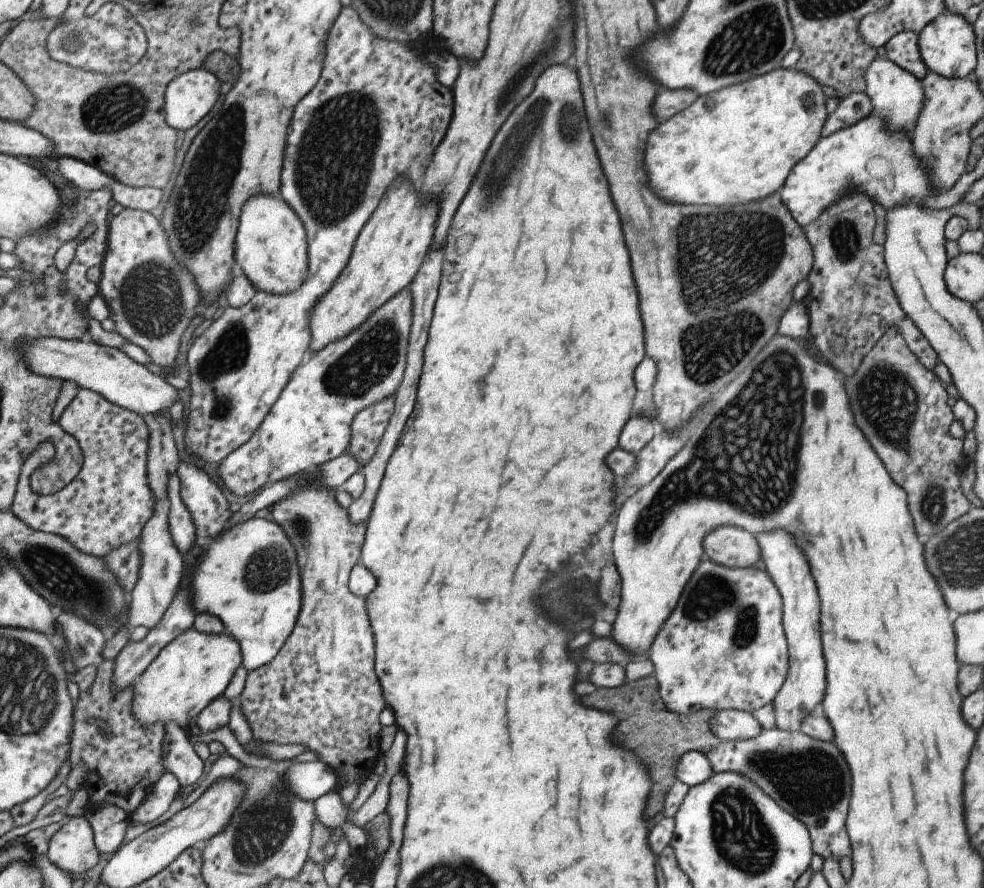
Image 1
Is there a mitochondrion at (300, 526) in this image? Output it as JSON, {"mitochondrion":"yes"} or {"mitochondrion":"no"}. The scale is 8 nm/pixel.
{"mitochondrion":"yes"}

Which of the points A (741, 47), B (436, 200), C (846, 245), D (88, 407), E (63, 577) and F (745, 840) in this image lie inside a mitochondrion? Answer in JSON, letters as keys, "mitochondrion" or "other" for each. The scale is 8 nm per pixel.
{"A":"mitochondrion","B":"other","C":"mitochondrion","D":"other","E":"mitochondrion","F":"mitochondrion"}

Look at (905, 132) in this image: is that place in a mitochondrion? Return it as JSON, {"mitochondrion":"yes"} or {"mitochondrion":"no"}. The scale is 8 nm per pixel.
{"mitochondrion":"no"}

